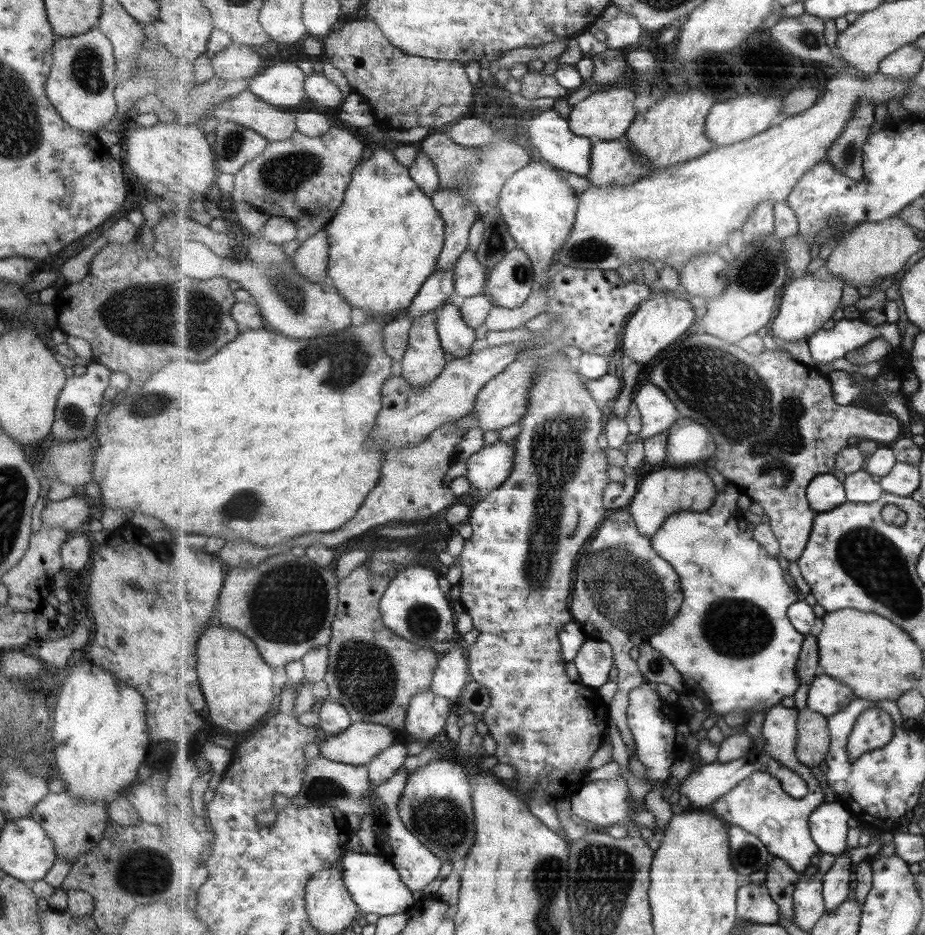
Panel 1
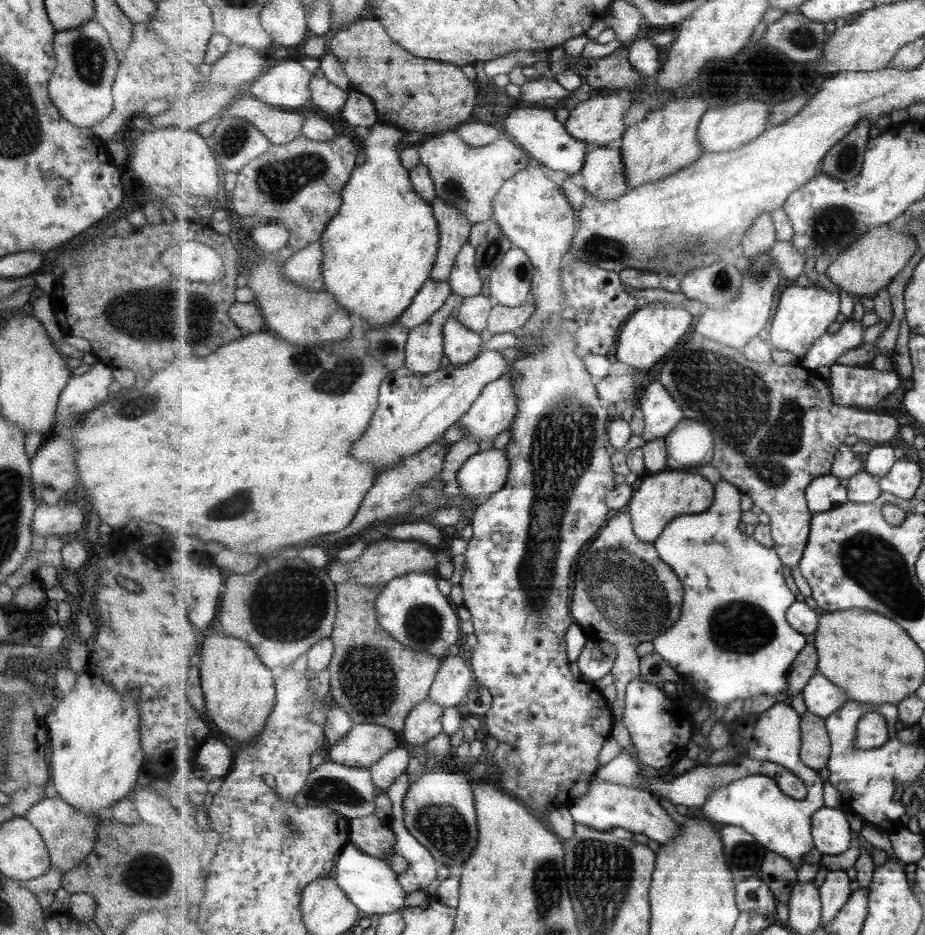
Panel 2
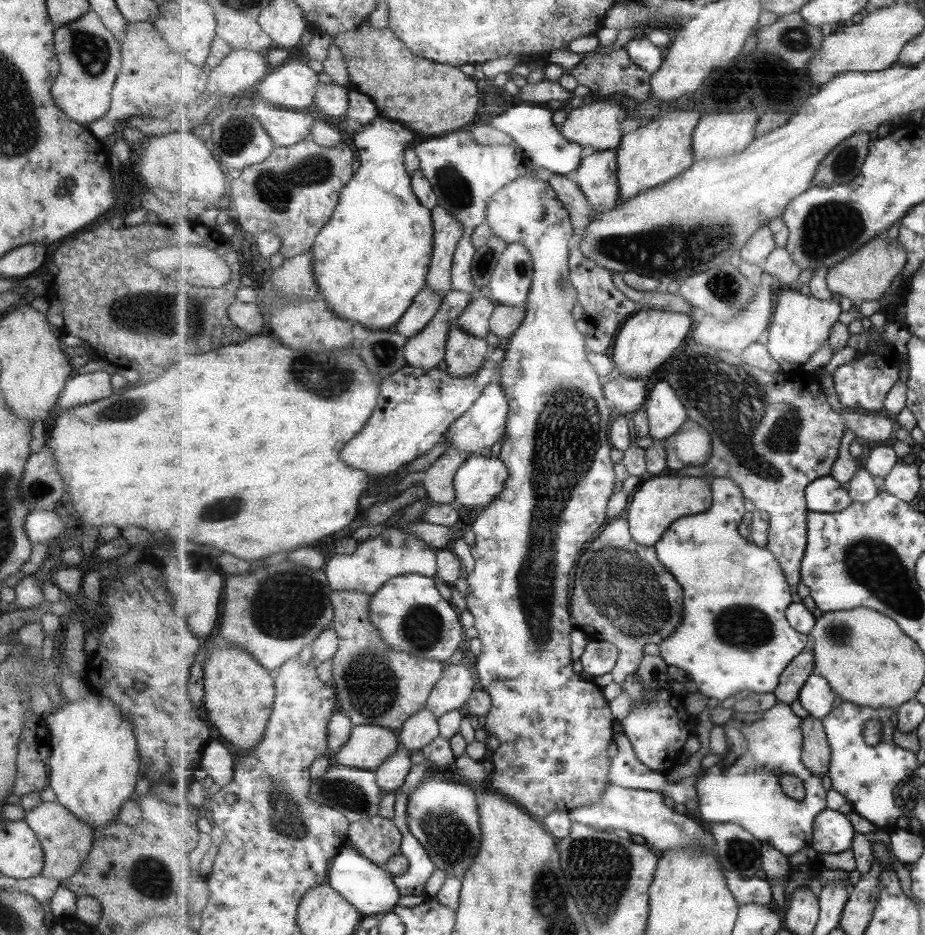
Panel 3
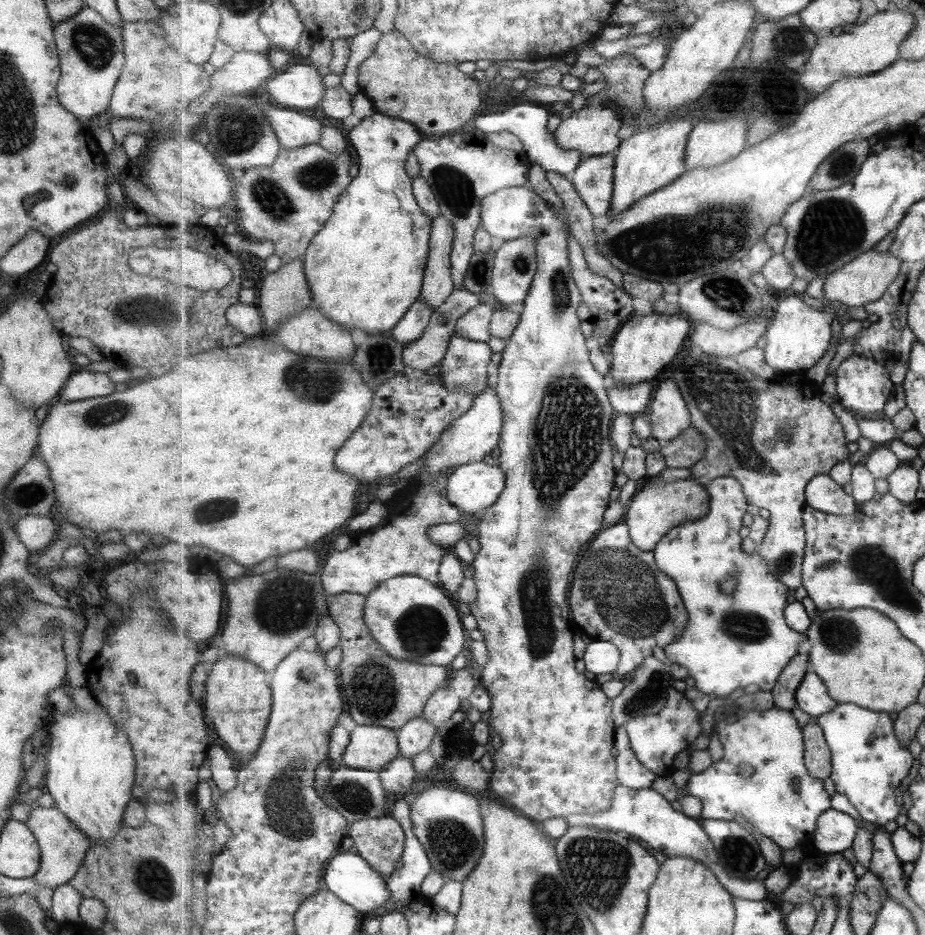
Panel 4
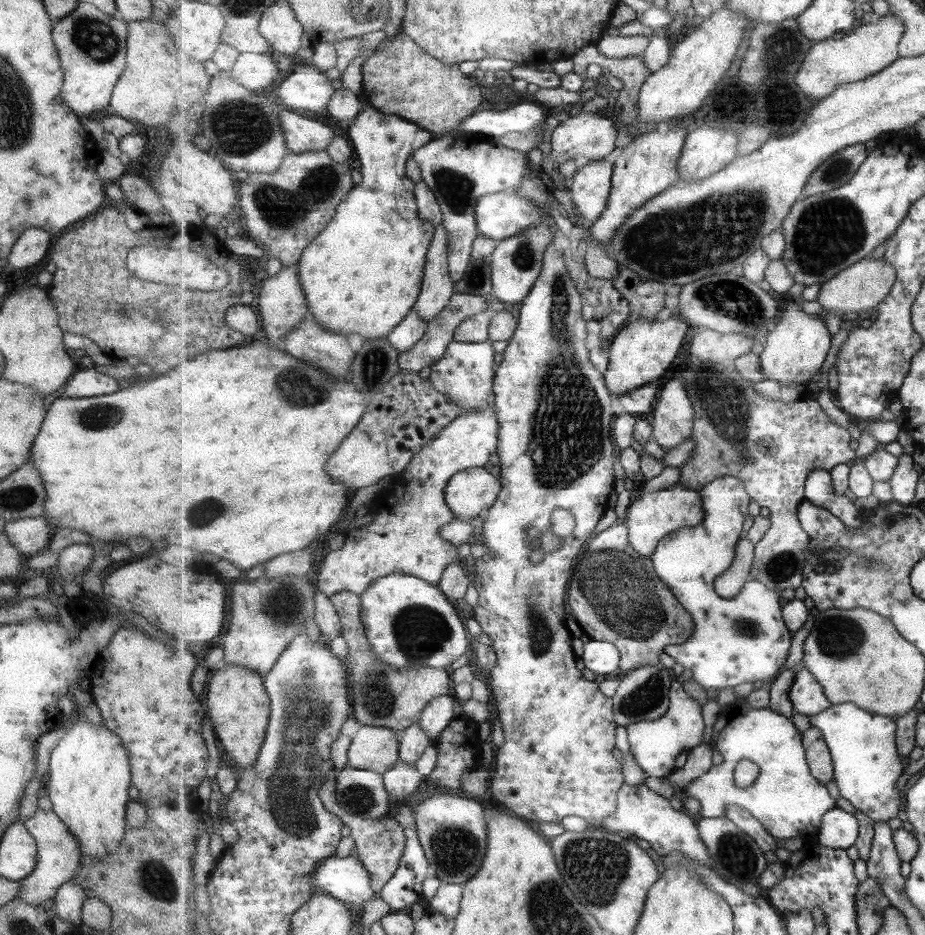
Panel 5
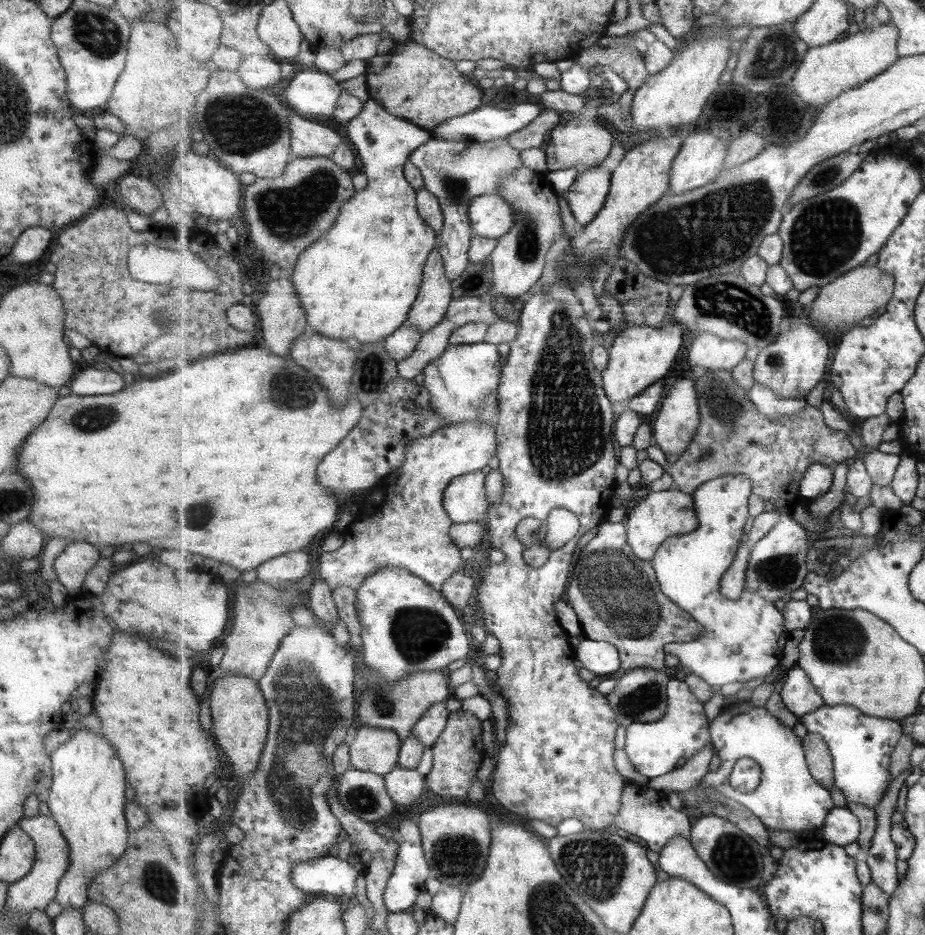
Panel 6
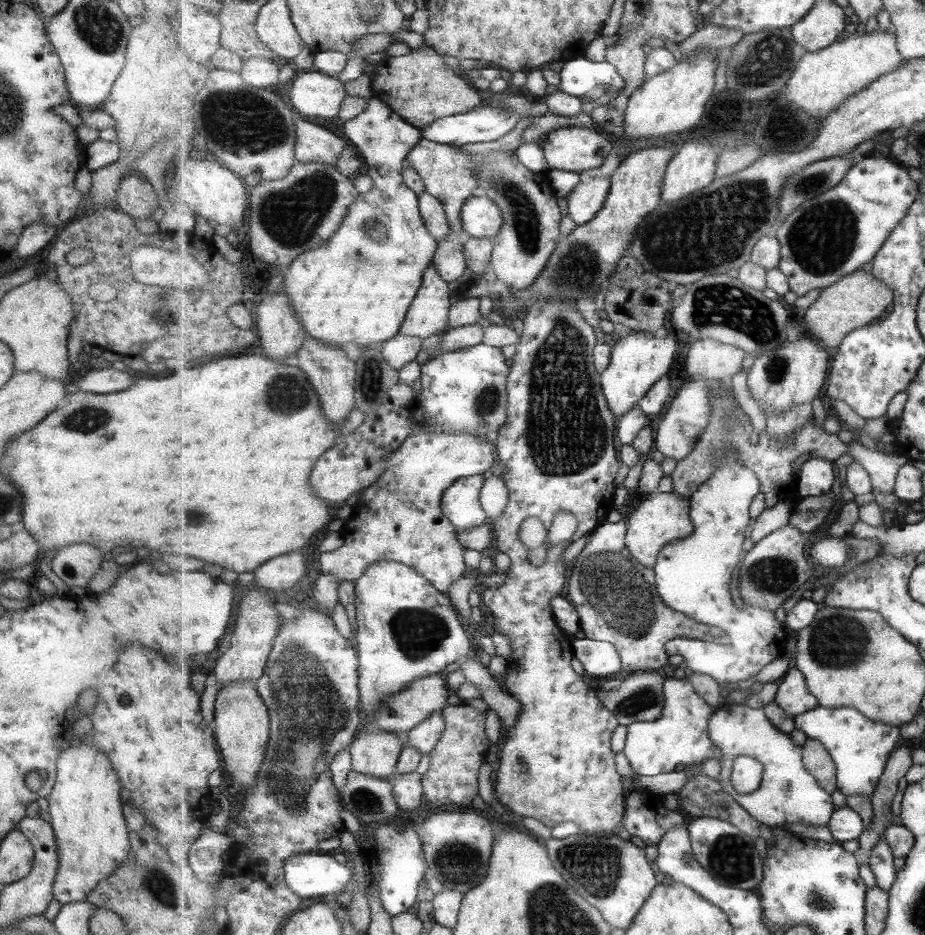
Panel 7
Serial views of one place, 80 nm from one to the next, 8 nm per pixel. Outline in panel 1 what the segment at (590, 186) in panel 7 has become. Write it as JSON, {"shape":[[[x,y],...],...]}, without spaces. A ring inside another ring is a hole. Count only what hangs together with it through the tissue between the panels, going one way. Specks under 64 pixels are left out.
{"shape":[[[628,139],[599,140],[592,150],[593,161],[588,179],[593,186],[635,184],[650,166],[631,151]]]}

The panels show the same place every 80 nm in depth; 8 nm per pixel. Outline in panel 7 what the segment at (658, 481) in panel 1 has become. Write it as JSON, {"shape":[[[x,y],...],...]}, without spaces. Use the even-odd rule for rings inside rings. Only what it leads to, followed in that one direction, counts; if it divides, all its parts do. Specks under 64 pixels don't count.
{"shape":[[[656,491],[644,497],[639,507],[628,518],[628,533],[626,543],[633,557],[643,566],[655,569],[655,564],[664,546],[681,539],[687,539],[695,530],[689,498],[672,492]]]}

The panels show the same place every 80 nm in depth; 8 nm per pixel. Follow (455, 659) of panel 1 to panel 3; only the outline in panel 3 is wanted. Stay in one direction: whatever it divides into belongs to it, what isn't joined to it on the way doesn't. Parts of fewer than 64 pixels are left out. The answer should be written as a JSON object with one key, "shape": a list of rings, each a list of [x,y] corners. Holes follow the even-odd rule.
{"shape":[[[447,663],[443,678],[435,685],[426,709],[438,719],[452,710],[465,711],[475,688],[475,676],[468,666]]]}

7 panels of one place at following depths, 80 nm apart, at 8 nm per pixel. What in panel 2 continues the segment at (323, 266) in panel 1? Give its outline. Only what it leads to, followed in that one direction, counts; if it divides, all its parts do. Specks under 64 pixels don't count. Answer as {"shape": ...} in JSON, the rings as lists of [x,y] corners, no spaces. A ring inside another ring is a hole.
{"shape":[[[318,240],[287,259],[284,263],[284,276],[288,276],[288,280],[295,282],[297,286],[304,286],[308,290],[324,290],[323,261],[324,247]]]}

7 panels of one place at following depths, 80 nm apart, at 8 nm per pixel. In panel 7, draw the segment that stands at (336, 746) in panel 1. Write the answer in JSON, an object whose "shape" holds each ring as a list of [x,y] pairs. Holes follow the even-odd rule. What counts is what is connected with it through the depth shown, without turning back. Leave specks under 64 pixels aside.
{"shape":[[[363,728],[350,751],[353,757],[353,768],[361,774],[371,774],[377,778],[387,778],[396,774],[406,740],[402,735],[387,731],[367,733]]]}

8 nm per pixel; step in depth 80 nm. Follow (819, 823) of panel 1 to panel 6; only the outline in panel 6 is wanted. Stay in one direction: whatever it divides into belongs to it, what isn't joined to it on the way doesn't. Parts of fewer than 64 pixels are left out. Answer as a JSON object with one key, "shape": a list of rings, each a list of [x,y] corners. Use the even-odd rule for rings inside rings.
{"shape":[[[847,806],[835,807],[829,813],[821,832],[825,842],[846,847],[847,844],[857,842],[861,829],[860,818]]]}

